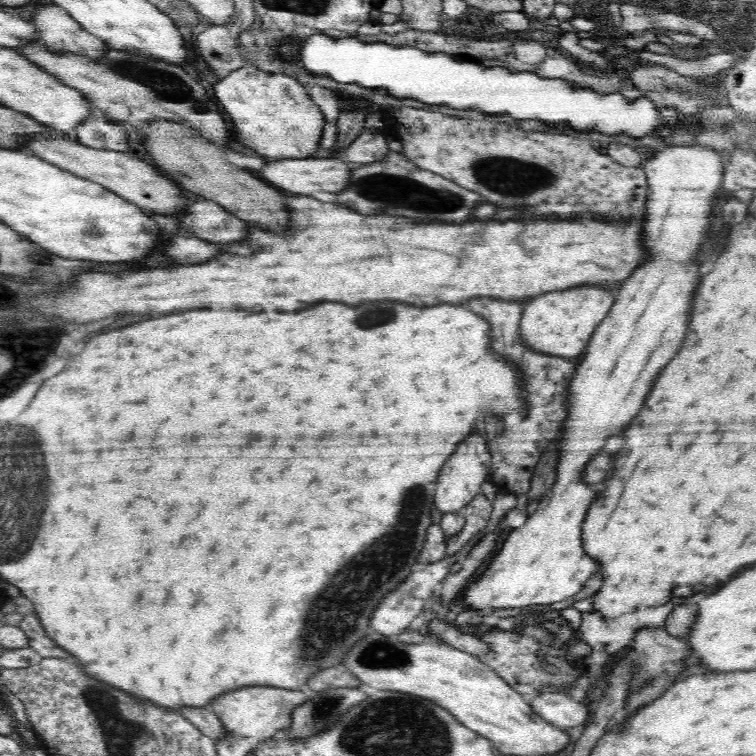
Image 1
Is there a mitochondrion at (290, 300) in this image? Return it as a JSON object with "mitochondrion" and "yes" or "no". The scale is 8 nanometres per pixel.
{"mitochondrion":"no"}

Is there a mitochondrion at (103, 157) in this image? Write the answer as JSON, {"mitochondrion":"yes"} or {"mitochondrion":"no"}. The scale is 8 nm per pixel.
{"mitochondrion":"no"}

